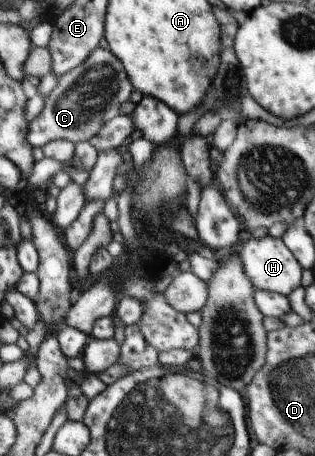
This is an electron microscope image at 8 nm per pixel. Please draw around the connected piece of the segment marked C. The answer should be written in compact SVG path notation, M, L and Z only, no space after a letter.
M98 47L85 61L81 62L81 65L58 78L57 85L51 91L51 95L44 99L43 110L31 123L28 123L27 141L32 148L42 148L46 143L59 139L69 139L74 144L87 141L101 131L104 123L119 115L119 108L125 101L129 101L133 91L133 86L121 61L111 53L111 50L107 51L107 49Z

